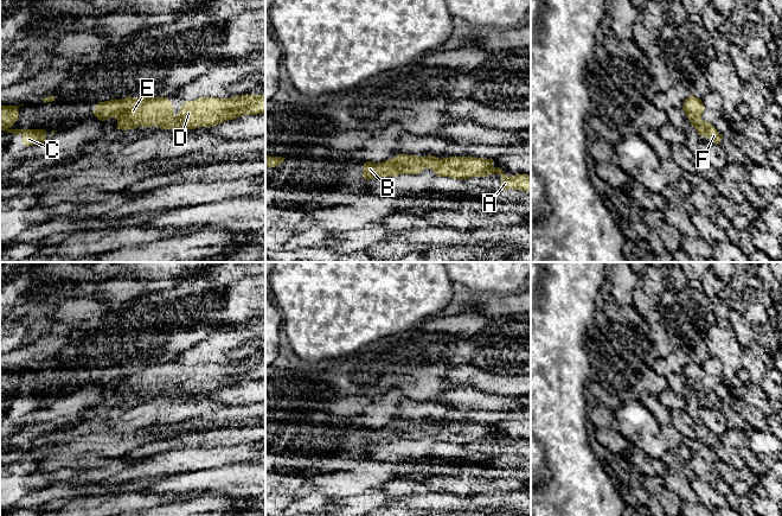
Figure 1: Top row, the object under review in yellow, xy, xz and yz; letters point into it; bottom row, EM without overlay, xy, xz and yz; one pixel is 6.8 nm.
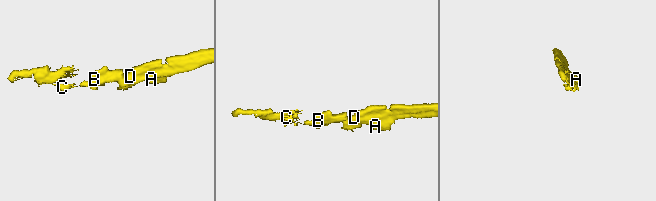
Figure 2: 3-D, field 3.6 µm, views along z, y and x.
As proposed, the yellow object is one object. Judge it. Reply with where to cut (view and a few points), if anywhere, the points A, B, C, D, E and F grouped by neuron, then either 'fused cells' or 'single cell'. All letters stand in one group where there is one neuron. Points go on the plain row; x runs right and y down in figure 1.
no cut; A B C D E F; single cell

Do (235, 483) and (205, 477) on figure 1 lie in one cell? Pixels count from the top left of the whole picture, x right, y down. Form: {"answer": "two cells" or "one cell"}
{"answer": "one cell"}

